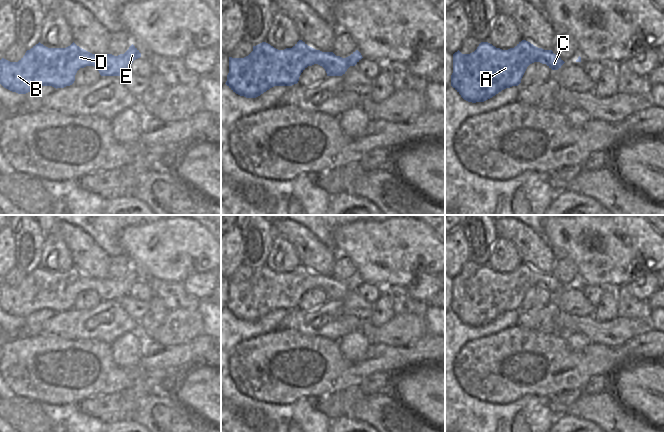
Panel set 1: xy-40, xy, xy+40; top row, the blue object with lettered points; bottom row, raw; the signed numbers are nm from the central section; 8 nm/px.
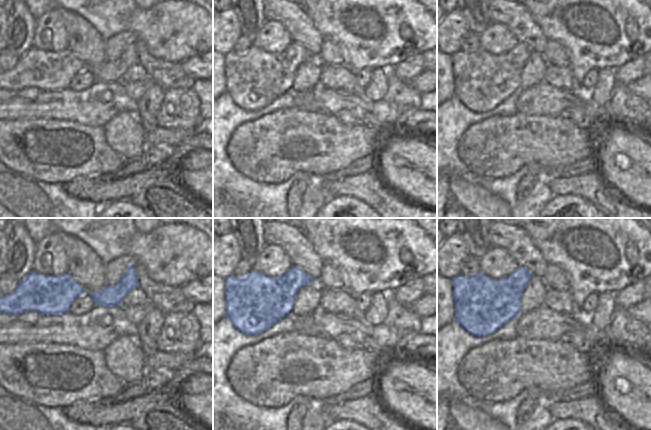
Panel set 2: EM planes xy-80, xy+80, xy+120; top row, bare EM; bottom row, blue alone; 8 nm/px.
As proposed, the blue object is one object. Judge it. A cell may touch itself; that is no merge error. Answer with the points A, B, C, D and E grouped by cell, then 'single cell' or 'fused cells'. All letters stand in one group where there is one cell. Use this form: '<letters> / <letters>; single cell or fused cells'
A B C D E; single cell

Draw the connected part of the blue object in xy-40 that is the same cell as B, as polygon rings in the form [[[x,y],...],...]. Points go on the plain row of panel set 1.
[[[39,266],[18,286],[0,284],[0,308],[18,318],[26,318],[38,310],[64,312],[74,307],[80,292],[94,290],[101,300],[120,300],[129,296],[133,285],[140,281],[133,268],[124,278],[98,280],[74,266],[66,272],[48,272]]]

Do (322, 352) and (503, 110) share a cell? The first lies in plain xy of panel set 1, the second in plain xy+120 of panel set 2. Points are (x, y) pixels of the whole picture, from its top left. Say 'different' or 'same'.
different

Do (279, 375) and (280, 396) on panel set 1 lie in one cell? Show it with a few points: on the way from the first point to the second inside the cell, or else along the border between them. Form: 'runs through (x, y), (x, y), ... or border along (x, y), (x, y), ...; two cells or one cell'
runs through (278, 380), (280, 382), (280, 391); one cell

